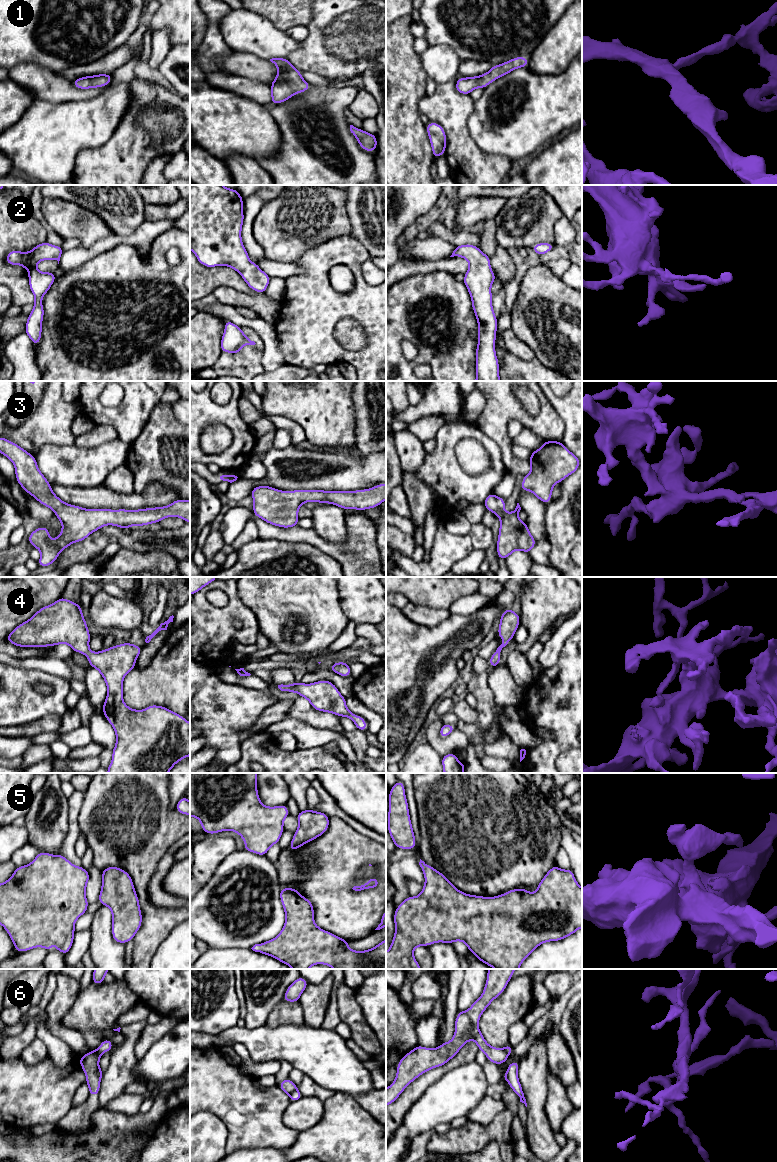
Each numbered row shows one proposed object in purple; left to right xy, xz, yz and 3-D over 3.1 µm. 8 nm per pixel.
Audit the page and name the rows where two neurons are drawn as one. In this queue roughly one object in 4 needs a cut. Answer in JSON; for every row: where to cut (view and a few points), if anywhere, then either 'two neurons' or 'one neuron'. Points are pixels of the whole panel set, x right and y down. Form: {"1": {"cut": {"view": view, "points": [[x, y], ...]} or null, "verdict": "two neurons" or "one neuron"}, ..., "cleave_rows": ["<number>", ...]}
{"1": {"cut": null, "verdict": "one neuron"}, "2": {"cut": null, "verdict": "one neuron"}, "3": {"cut": null, "verdict": "one neuron"}, "4": {"cut": null, "verdict": "one neuron"}, "5": {"cut": null, "verdict": "one neuron"}, "6": {"cut": null, "verdict": "one neuron"}, "cleave_rows": []}

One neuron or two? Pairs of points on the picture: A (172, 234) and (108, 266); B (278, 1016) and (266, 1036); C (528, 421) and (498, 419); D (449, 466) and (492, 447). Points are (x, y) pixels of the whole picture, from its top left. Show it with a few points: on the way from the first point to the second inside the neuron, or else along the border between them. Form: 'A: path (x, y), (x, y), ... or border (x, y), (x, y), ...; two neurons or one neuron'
A: path (158, 252), (156, 260), (149, 267), (126, 267); one neuron
B: border (294, 1024), (266, 1026); two neurons
C: path (521, 415), (505, 415); one neuron
D: path (449, 450), (449, 444), (460, 433), (476, 433); one neuron

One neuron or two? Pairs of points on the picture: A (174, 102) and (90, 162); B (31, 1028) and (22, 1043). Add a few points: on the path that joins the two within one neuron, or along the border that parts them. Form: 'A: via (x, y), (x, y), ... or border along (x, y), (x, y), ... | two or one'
A: via (153, 116), (111, 158) | one
B: via (29, 1032), (24, 1039) | one

